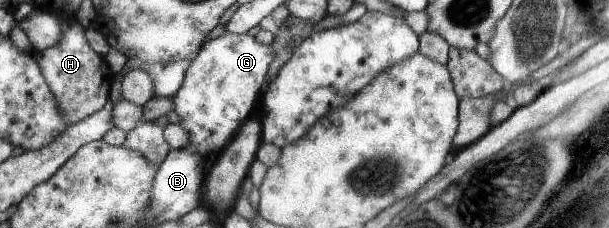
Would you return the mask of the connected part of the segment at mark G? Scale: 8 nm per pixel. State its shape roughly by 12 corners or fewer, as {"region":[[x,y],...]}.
{"region":[[225,32],[173,95],[211,163],[255,104],[271,45]]}

